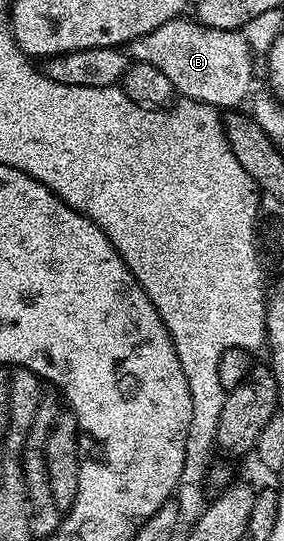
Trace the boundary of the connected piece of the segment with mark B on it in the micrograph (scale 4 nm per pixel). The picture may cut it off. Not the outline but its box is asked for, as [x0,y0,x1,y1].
[124,16,256,108]

